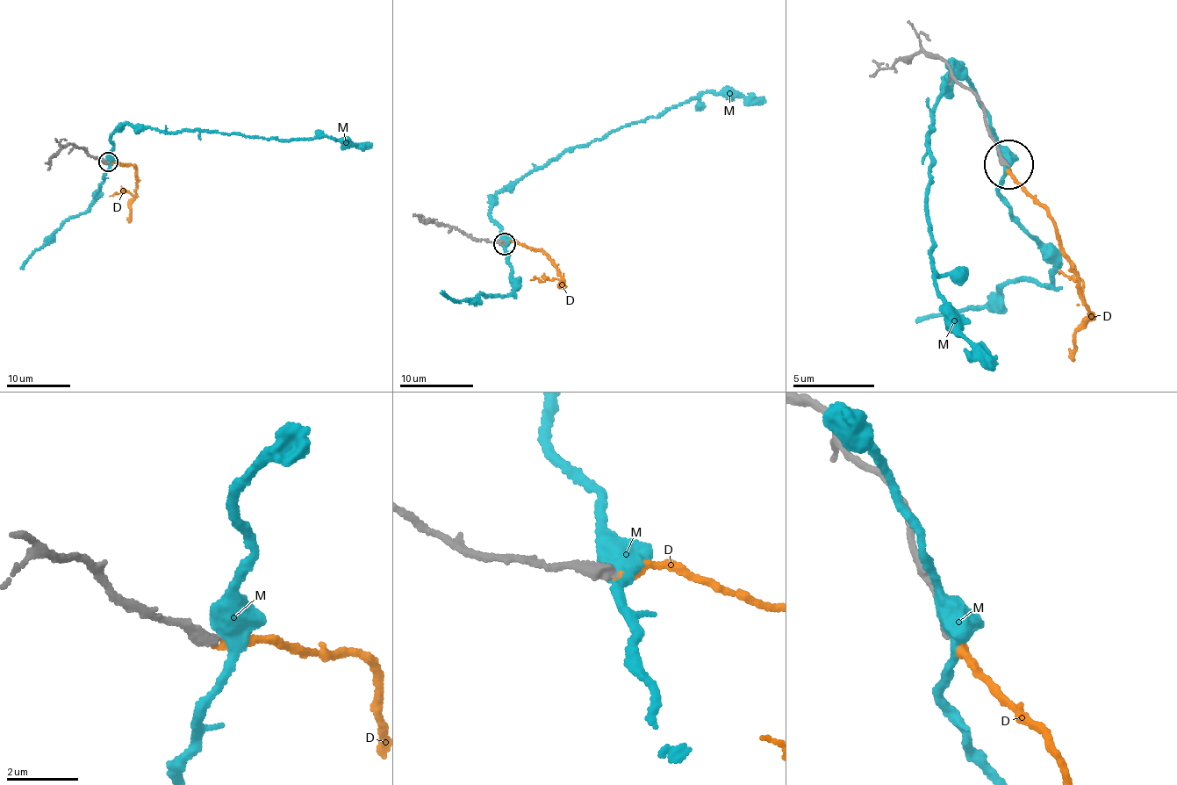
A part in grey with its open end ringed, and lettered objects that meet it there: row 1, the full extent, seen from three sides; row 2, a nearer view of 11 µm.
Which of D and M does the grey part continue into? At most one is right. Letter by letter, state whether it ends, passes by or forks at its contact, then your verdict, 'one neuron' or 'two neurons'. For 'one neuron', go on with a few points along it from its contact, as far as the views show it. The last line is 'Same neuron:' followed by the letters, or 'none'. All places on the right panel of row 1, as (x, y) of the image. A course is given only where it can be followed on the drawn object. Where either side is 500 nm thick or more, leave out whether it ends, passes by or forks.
D: it ends | one neuron | via (1006, 164), (1015, 178), (1043, 205), (1056, 228), (1085, 302), (1081, 283), (1058, 272)
M: two neurons
Same neuron: D

